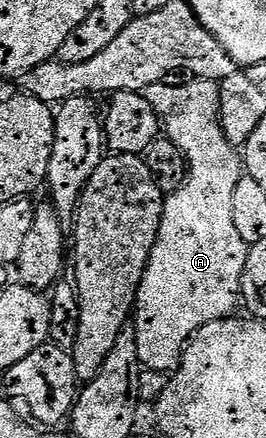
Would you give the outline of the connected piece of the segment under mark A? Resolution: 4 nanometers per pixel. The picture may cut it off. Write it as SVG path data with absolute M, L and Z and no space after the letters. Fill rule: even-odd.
M192 78L189 81L189 84L168 84L172 82L152 84L142 93L156 112L156 117L162 125L163 135L178 148L187 160L187 175L178 184L175 192L165 199L164 213L162 214L162 222L158 230L158 238L154 242L154 250L148 259L148 265L146 266L144 277L140 283L140 289L136 295L136 307L134 309L134 327L136 329L140 363L147 371L163 372L165 374L171 374L180 367L180 360L184 356L184 349L188 347L189 340L196 335L196 332L202 330L202 326L210 326L210 322L229 319L235 313L232 311L238 308L238 305L241 303L240 283L242 282L242 270L246 270L246 258L248 257L248 249L250 247L242 238L242 234L238 234L237 228L234 227L234 186L238 186L242 175L242 160L238 155L237 149L227 140L226 134L223 133L223 128L220 125L220 85L215 80L205 80L203 78Z

